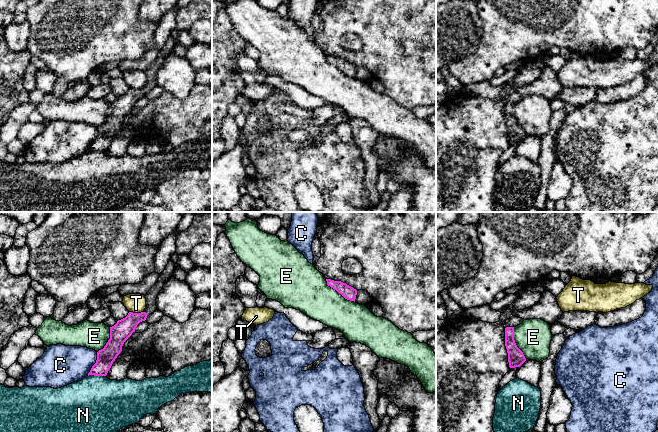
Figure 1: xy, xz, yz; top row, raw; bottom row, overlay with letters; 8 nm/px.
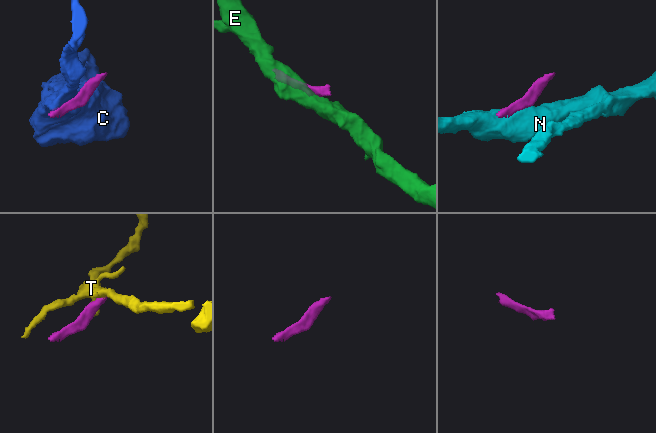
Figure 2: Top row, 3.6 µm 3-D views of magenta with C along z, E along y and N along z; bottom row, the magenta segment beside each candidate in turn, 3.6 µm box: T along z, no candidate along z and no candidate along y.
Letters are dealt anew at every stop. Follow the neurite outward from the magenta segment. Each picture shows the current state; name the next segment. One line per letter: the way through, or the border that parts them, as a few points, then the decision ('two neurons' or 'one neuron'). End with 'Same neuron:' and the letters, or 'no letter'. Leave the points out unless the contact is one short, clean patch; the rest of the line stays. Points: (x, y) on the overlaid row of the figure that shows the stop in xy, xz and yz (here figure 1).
C: two neurons
E: along xz (325, 279), (328, 285), (345, 298), (354, 302) | two neurons
N: two neurons
T: along xy (129, 311), (142, 312) | two neurons
Same neuron: no letter

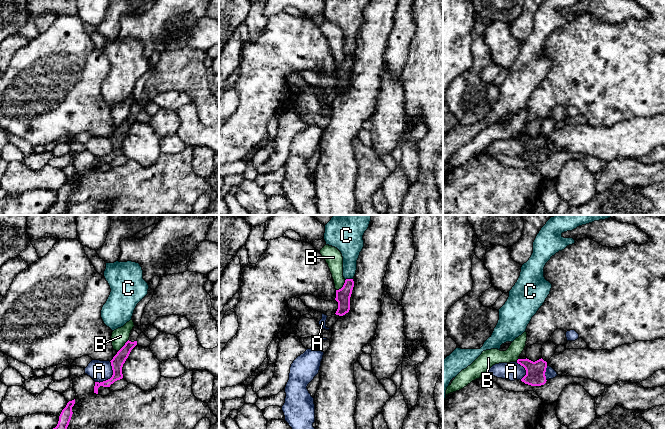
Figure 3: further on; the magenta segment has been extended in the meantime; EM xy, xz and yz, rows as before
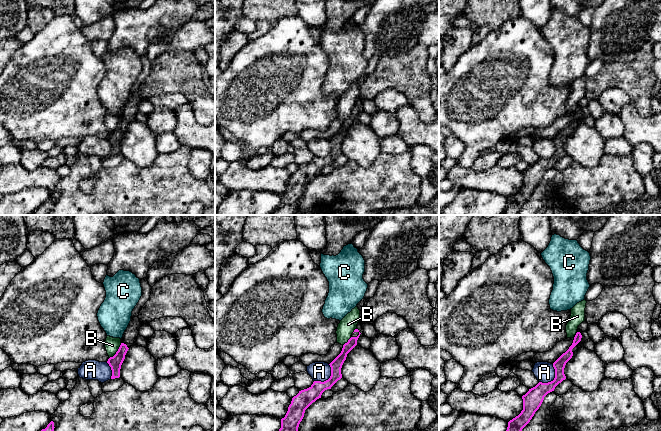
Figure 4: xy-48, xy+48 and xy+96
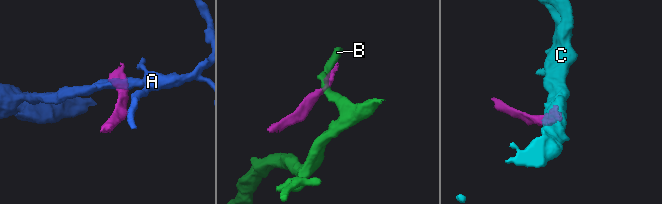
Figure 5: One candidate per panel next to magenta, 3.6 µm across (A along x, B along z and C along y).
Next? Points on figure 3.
A: along xy (110, 361), (112, 375), (105, 380), (95, 382) | two neurons
B: along xz (345, 280), (344, 284), (336, 290) | two neurons
C: along xz (352, 278), (345, 280) | two neurons
Same neuron: no letter

